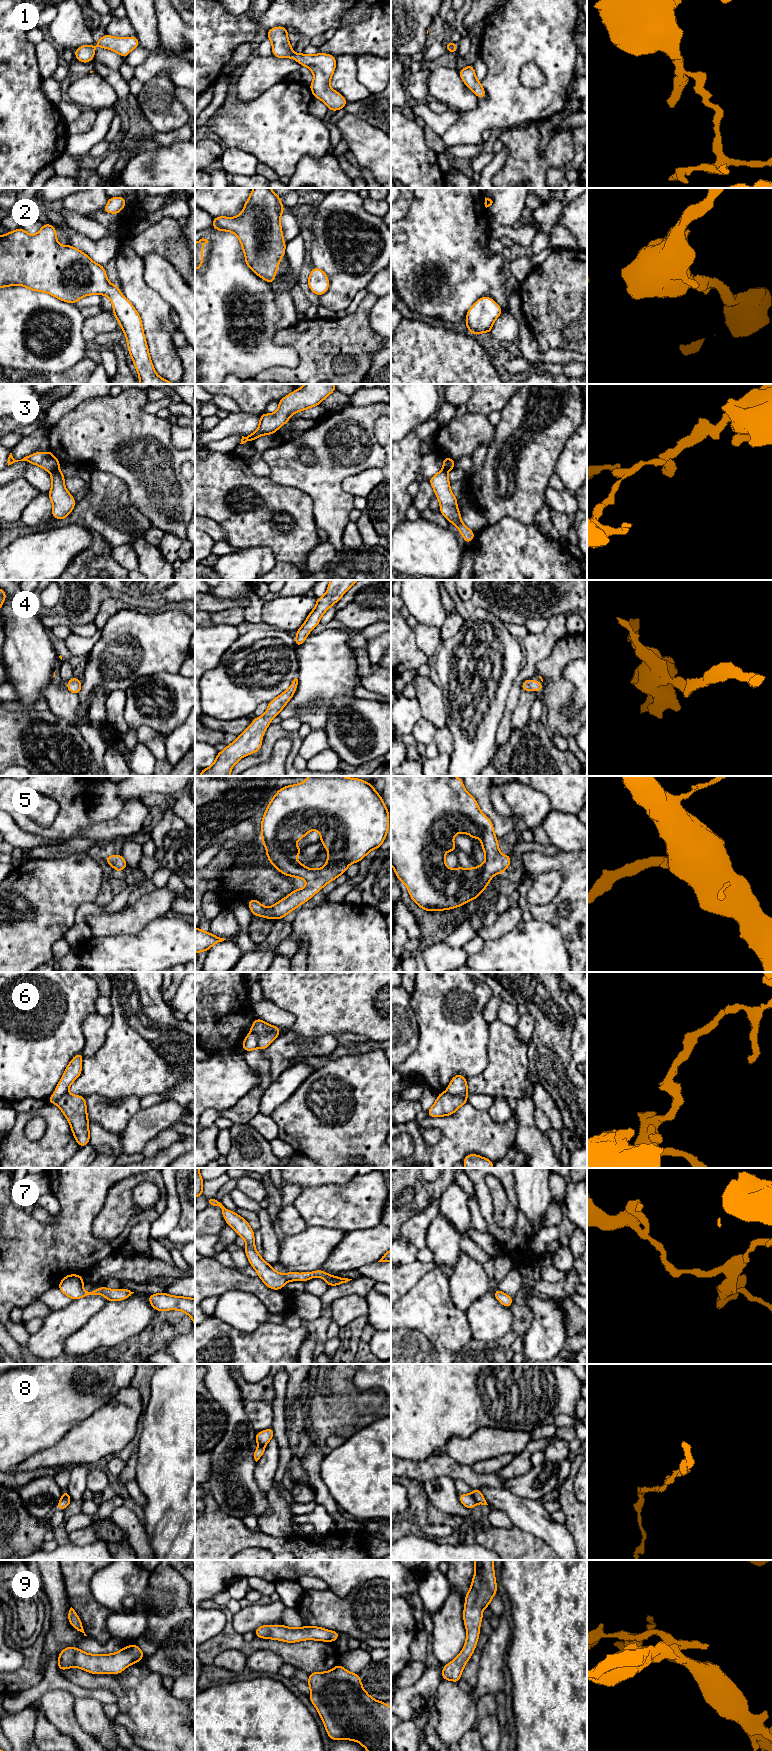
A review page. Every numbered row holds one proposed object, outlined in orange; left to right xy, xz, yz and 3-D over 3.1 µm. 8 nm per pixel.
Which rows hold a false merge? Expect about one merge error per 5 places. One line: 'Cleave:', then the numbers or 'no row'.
Cleave: 3, 6, 8

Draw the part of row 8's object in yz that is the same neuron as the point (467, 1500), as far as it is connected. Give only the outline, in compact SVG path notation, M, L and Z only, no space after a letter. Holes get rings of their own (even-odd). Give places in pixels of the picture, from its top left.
M459 1494L459 1501L470 1510L476 1505L476 1501L471 1494Z

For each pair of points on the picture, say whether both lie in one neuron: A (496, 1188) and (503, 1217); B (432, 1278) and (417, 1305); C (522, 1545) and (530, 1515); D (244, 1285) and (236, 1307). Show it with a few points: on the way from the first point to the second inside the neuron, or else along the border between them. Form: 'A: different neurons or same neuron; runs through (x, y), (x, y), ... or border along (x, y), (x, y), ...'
A: same neuron; runs through (499, 1195), (502, 1210)
B: same neuron; runs through (432, 1285), (432, 1290), (424, 1298)
C: different neurons; border along (513, 1523), (539, 1537), (546, 1544)
D: different neurons; border along (219, 1295), (228, 1290), (248, 1291), (262, 1303)

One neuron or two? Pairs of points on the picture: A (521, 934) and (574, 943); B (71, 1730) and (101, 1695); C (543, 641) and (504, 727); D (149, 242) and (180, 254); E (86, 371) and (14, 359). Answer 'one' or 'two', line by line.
A: two
B: two
C: one
D: one
E: two

